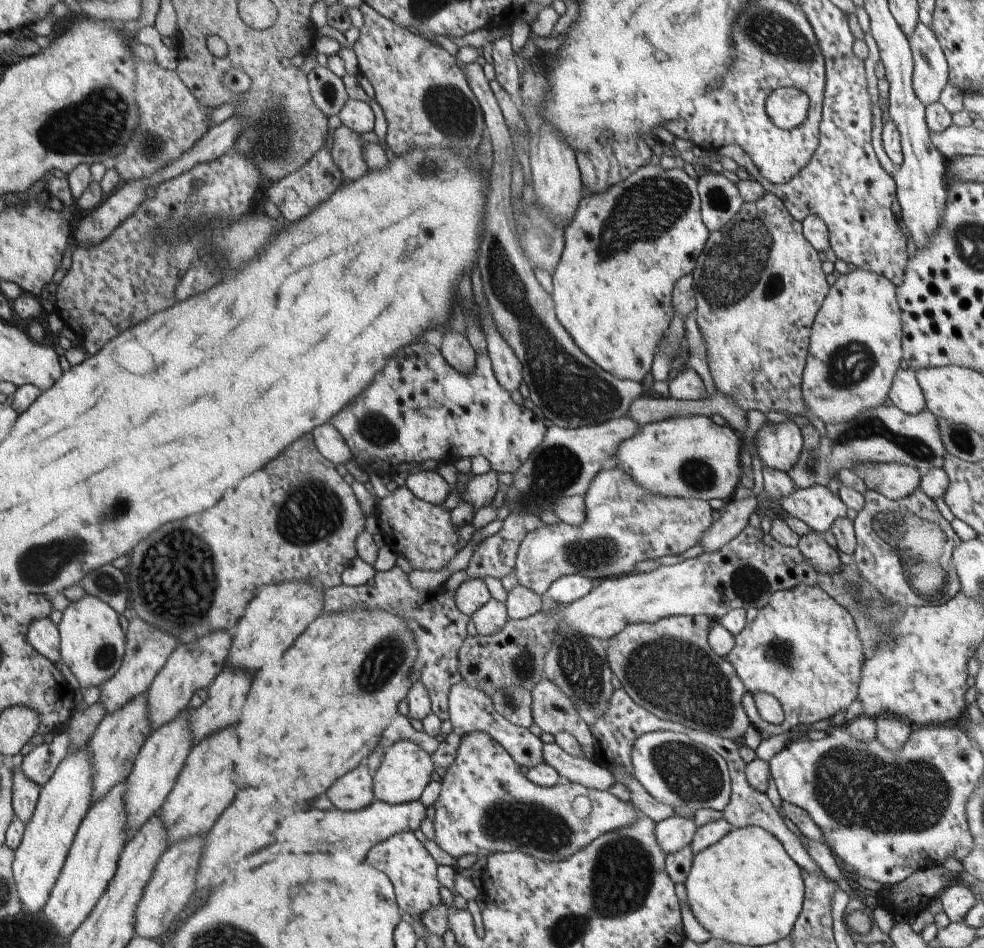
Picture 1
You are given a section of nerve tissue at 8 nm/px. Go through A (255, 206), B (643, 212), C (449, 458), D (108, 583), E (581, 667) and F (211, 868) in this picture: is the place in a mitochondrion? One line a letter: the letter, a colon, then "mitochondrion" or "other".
A: other
B: mitochondrion
C: other
D: mitochondrion
E: mitochondrion
F: other

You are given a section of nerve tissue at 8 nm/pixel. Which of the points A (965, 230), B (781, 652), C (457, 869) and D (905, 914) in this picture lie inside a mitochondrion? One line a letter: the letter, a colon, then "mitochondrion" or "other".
A: other
B: mitochondrion
C: other
D: other

